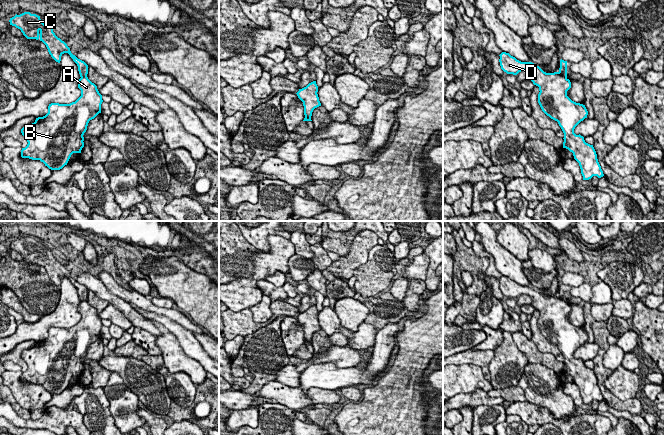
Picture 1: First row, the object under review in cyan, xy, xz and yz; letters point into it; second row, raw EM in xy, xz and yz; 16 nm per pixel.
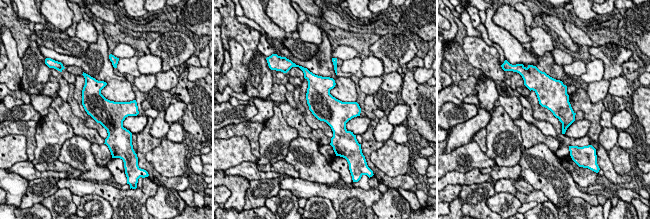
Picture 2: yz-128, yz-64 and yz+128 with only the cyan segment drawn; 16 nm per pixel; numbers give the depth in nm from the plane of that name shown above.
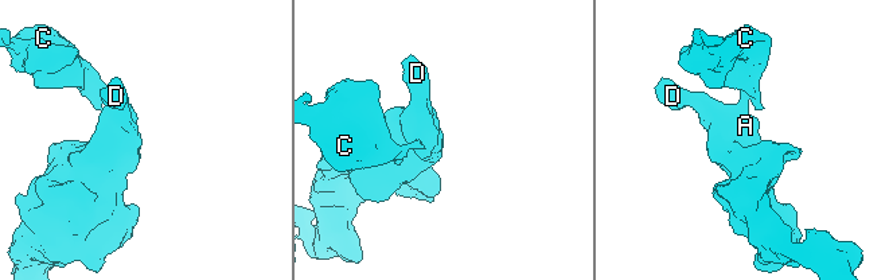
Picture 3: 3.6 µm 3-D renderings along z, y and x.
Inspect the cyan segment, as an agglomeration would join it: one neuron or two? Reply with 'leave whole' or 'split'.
split

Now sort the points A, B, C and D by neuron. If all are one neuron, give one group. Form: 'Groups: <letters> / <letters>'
Groups: A B D / C

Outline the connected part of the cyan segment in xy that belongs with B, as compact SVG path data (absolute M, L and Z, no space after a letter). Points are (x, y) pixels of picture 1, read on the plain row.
M81 301L78 305L81 320L70 328L51 327L48 337L36 342L35 346L26 349L21 357L28 368L21 374L22 382L40 384L51 394L60 394L67 389L73 377L81 377L84 371L84 357L90 344L101 337L102 319L97 310L88 301Z

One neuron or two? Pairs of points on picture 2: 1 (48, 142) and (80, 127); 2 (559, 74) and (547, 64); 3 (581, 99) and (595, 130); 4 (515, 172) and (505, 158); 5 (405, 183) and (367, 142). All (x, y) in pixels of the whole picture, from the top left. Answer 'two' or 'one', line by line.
1: two
2: one
3: one
4: two
5: one

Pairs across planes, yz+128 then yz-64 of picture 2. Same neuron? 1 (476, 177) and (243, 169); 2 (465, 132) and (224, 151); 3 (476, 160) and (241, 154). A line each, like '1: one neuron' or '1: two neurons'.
1: one neuron
2: two neurons
3: one neuron

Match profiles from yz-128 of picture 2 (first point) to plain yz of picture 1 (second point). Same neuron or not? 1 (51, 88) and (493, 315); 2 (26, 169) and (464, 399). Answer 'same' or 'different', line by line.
1: different
2: same

